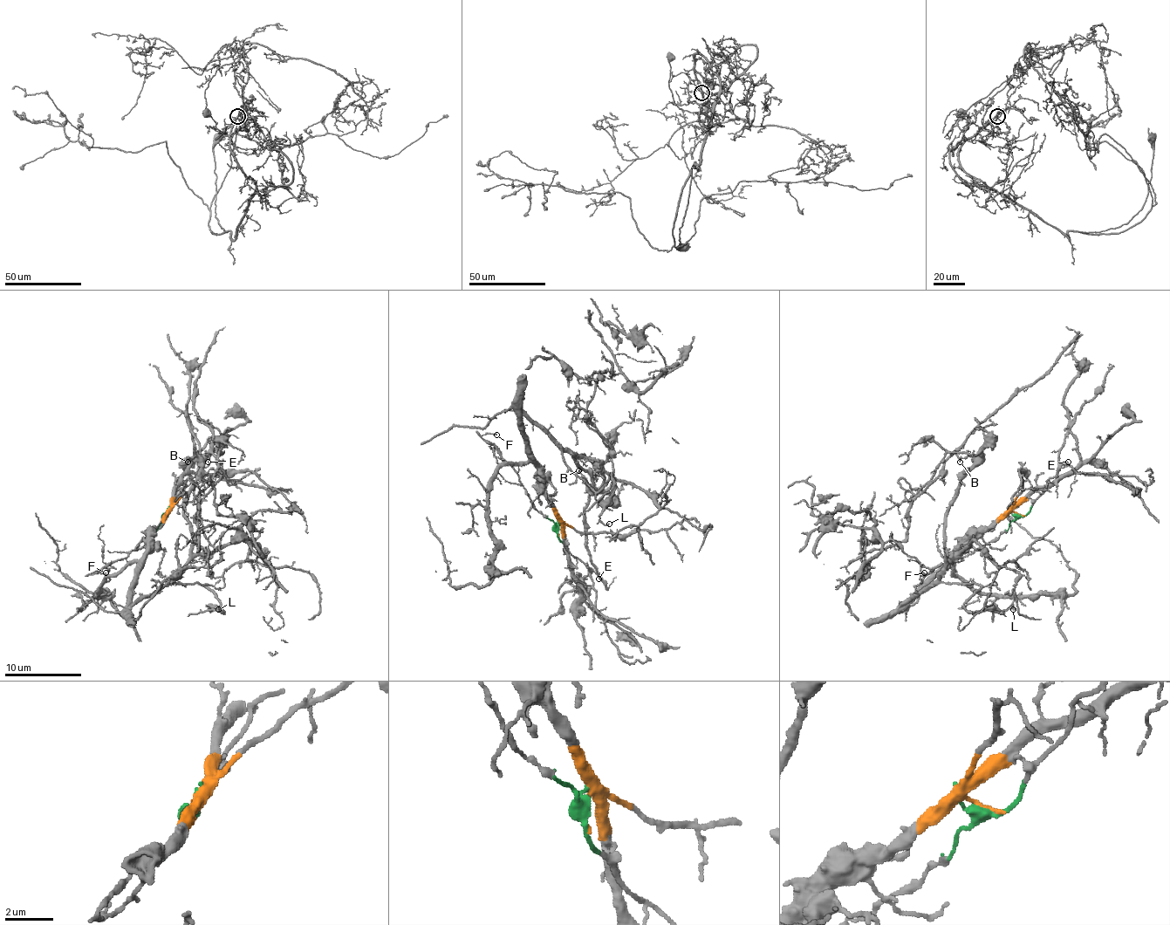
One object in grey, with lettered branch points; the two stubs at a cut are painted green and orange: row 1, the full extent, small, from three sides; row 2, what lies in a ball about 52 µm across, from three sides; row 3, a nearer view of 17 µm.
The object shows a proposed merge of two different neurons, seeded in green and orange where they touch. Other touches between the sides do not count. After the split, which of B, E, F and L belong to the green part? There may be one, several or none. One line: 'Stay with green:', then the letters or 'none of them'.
Stay with green: E, F

